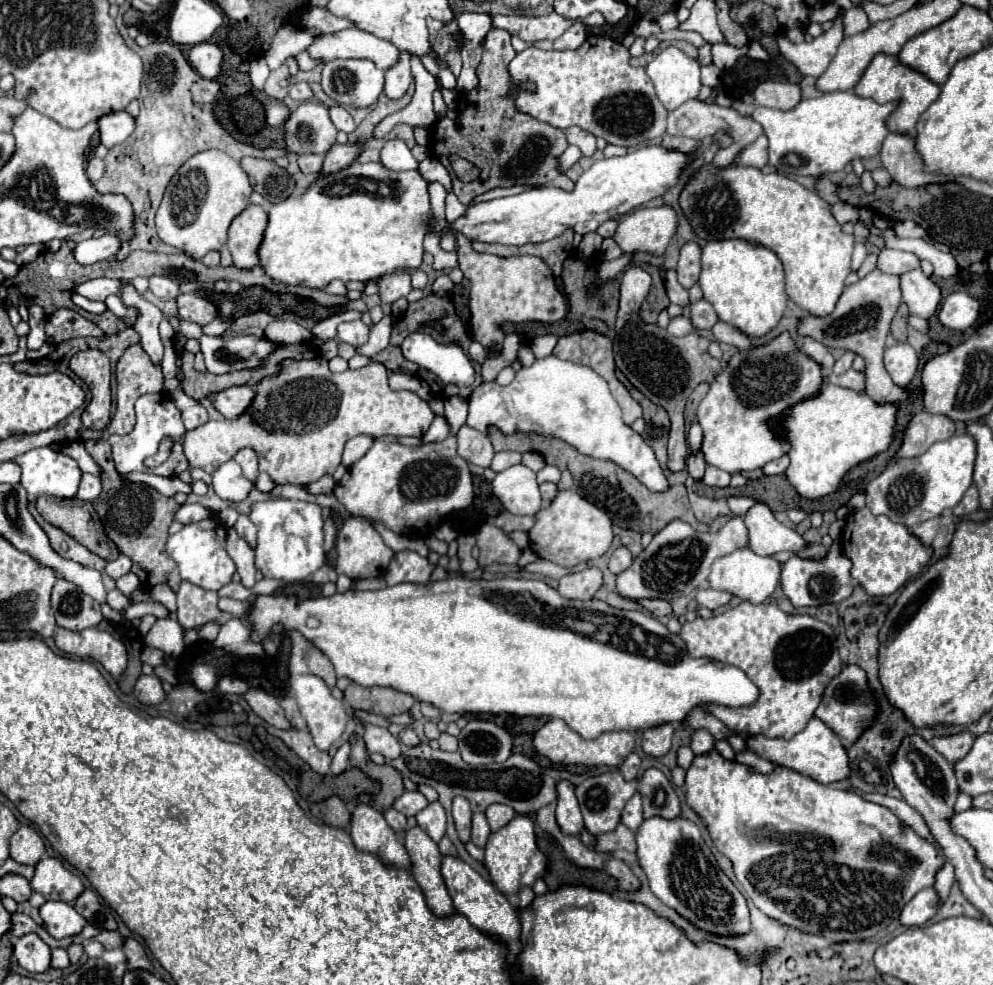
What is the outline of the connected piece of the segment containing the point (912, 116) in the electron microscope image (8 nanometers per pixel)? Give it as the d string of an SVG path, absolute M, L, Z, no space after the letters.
M878 53L872 63L868 65L868 69L864 71L862 79L858 81L858 85L854 87L854 93L860 97L870 97L876 103L890 103L890 101L898 101L898 107L890 113L890 117L886 119L886 125L892 133L900 133L900 135L910 135L916 137L916 123L918 117L930 107L930 103L934 103L934 99L940 95L940 87L936 83L932 83L930 79L926 79L922 73L902 65L896 57L892 55L884 55Z

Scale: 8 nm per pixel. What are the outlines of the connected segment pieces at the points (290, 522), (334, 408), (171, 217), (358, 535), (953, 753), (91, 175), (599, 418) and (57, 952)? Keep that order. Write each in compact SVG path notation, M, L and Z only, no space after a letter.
M268 499L252 503L248 517L258 529L256 567L264 573L264 577L294 583L308 579L324 565L324 517L320 505L290 499Z
M302 359L284 361L282 373L276 377L266 377L256 385L256 397L250 409L230 421L206 421L198 429L186 431L182 439L182 451L190 463L190 469L200 467L206 473L214 473L222 463L230 461L240 449L252 447L260 457L260 471L266 471L274 483L312 483L324 475L332 475L340 465L344 443L356 435L368 437L420 437L428 431L434 419L430 405L412 391L392 391L388 387L388 369L382 363L368 363L362 369L346 369L342 373L332 373L326 359Z
M216 149L196 153L178 169L164 193L156 213L158 237L194 259L202 259L210 251L220 251L232 219L248 207L250 193L248 175L238 161Z
M351 515L342 529L338 531L338 539L336 539L336 551L338 551L338 559L336 559L336 573L344 573L350 579L370 579L370 577L380 577L390 559L394 557L394 551L382 541L380 533L374 529L372 523L368 523L366 519L362 519L362 515Z
M962 731L962 733L956 733L956 735L948 735L948 737L942 737L942 735L936 735L932 739L932 747L942 753L950 763L956 763L958 759L962 759L970 747L974 743L974 735L970 735L968 731Z
M92 157L92 159L88 161L86 173L88 173L88 179L90 179L92 183L94 183L94 181L98 181L98 179L102 177L102 173L104 173L104 161L102 161L102 159L98 159L98 157Z
M554 355L544 357L544 359L536 359L532 367L518 369L516 377L510 385L500 387L496 381L480 383L474 389L474 393L470 393L468 405L470 405L470 411L468 411L466 425L476 429L476 431L482 431L484 435L488 435L488 427L496 427L504 435L514 435L514 433L550 435L550 437L556 437L556 439L562 439L562 441L570 443L582 455L588 455L588 457L594 457L594 459L604 459L604 461L614 461L616 465L620 465L622 469L632 473L650 491L664 493L664 491L670 489L670 485L666 481L666 475L660 469L658 459L654 457L654 451L646 445L646 441L638 433L634 433L628 425L624 425L620 407L614 401L614 397L608 389L608 383L596 371L592 371L586 365L578 365L578 363L572 363L572 361L562 361Z
M54 949L54 951L52 951L52 967L54 967L54 969L64 969L64 967L68 967L68 965L70 965L70 961L68 961L66 949Z

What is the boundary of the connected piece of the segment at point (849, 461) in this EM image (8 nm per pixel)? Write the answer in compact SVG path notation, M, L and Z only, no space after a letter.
M826 383L816 397L806 399L806 401L794 405L792 409L788 409L780 427L784 429L788 441L792 443L792 449L788 451L788 457L792 463L786 469L786 477L788 477L788 481L792 481L792 487L806 499L818 499L818 497L834 493L838 489L842 477L854 465L886 451L892 445L896 413L898 413L898 407L894 403L882 403L880 405L880 403L872 401L866 393L836 387L830 383Z

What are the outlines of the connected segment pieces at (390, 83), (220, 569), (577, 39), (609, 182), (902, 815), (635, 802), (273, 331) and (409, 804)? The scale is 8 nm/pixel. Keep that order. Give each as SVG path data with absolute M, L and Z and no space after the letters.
M402 51L400 61L386 71L386 83L384 83L384 95L388 99L400 99L412 83L410 73L410 53Z
M204 519L198 523L190 523L182 531L170 535L166 541L166 553L176 561L180 577L202 589L218 591L220 587L230 583L232 573L236 571L234 561L226 553L226 529L216 519Z
M574 23L570 29L564 31L562 37L554 39L554 41L538 41L538 43L532 43L536 45L538 49L558 49L558 51L564 51L564 49L576 49L578 45L582 45L586 39L586 25L584 23Z
M660 145L640 147L622 157L605 158L603 155L600 159L588 159L587 161L584 161L584 158L584 153L582 153L582 157L574 163L574 165L578 164L578 179L572 191L564 191L558 187L532 189L534 186L514 185L508 188L495 188L478 195L466 207L452 193L452 183L450 183L450 175L446 171L446 167L432 157L424 159L418 167L420 175L428 183L432 183L432 181L442 183L448 191L446 217L448 217L450 225L446 225L440 233L440 235L444 235L440 239L440 247L444 251L456 251L456 239L452 237L456 233L462 233L470 241L526 245L526 243L550 241L550 239L562 235L566 229L572 229L580 235L596 231L604 221L614 219L614 217L624 217L624 215L632 213L634 209L642 207L644 203L648 203L656 197L662 197L668 189L672 189L678 183L680 173L690 163L690 155L676 151L676 149L666 149Z
M862 793L860 797L866 799L866 801L874 801L874 803L878 803L878 805L888 807L904 825L912 827L922 839L926 839L926 841L930 841L932 845L936 845L936 841L934 841L934 837L930 835L930 829L928 829L924 817L922 817L914 807L910 807L904 799L894 799L894 797L882 795L882 793Z
M636 793L624 807L622 811L622 823L630 829L630 831L636 831L640 825L642 825L642 799L640 799L640 793Z
M274 321L264 329L264 335L278 345L302 343L302 341L312 339L312 333L294 321Z
M406 791L404 795L400 795L400 797L394 801L394 809L400 811L400 813L404 813L406 817L416 815L418 811L426 809L426 805L428 805L428 801L426 801L426 797L424 797L420 791L414 791L414 793L408 793L408 791Z

